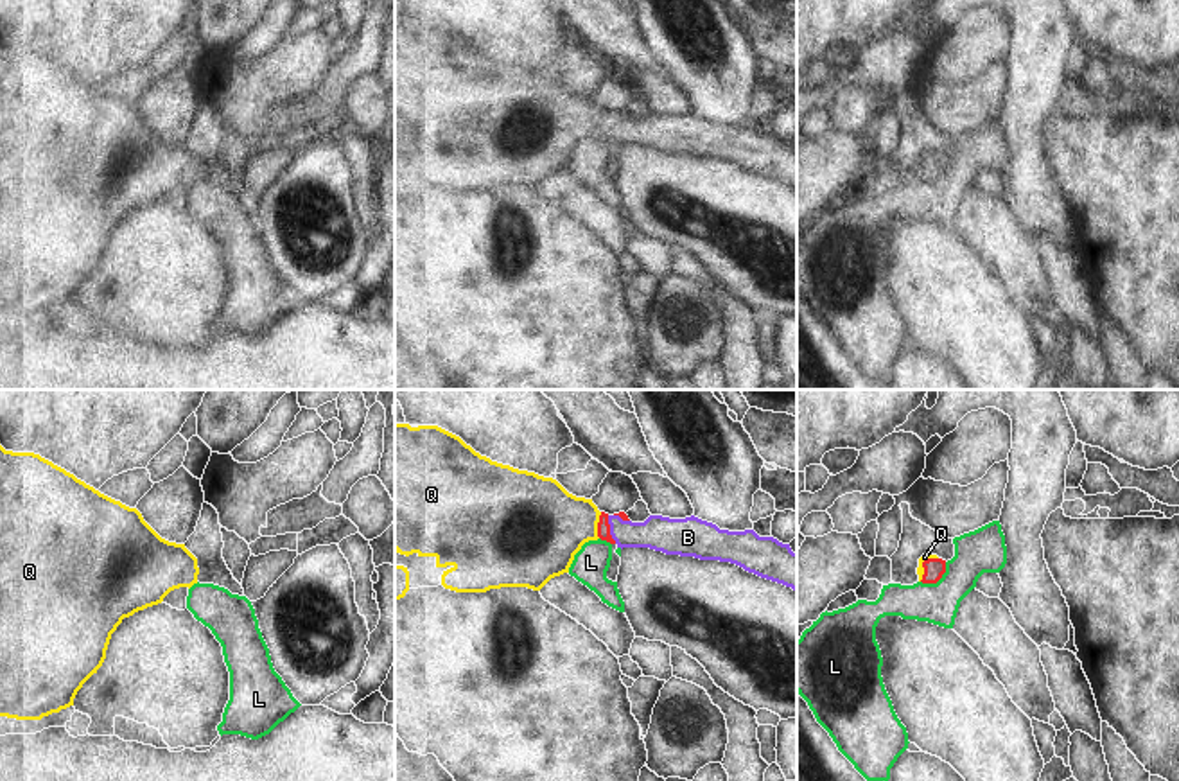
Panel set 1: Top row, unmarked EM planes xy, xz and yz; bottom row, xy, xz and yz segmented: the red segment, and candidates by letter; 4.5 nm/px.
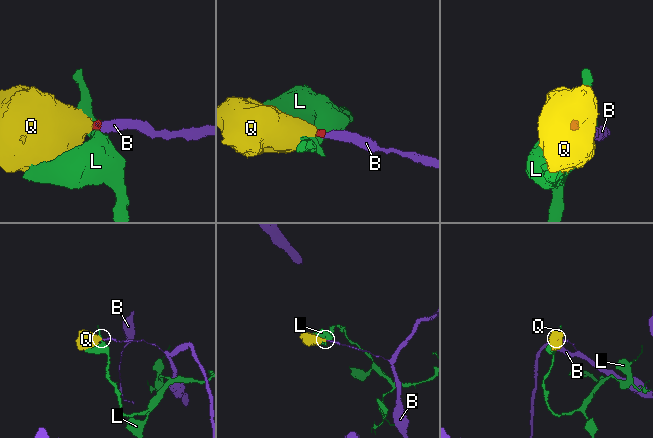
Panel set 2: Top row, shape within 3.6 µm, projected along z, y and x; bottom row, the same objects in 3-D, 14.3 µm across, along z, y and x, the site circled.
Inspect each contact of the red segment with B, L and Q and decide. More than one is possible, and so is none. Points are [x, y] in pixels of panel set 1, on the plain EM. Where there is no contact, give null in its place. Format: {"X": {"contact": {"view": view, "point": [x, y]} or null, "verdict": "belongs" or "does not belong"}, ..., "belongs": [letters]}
{"B": {"contact": {"view": "xz", "point": [609, 128]}, "verdict": "belongs"}, "L": {"contact": {"view": "yz", "point": [937, 178]}, "verdict": "does not belong"}, "Q": {"contact": {"view": "xz", "point": [598, 122]}, "verdict": "belongs"}, "belongs": ["B", "Q"]}

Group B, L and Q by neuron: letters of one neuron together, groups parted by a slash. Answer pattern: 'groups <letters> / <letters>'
groups B Q / L

